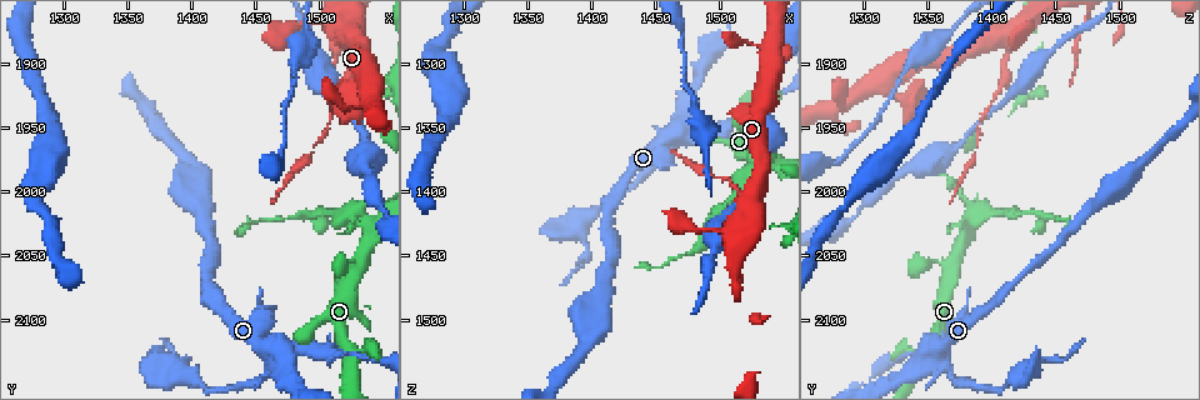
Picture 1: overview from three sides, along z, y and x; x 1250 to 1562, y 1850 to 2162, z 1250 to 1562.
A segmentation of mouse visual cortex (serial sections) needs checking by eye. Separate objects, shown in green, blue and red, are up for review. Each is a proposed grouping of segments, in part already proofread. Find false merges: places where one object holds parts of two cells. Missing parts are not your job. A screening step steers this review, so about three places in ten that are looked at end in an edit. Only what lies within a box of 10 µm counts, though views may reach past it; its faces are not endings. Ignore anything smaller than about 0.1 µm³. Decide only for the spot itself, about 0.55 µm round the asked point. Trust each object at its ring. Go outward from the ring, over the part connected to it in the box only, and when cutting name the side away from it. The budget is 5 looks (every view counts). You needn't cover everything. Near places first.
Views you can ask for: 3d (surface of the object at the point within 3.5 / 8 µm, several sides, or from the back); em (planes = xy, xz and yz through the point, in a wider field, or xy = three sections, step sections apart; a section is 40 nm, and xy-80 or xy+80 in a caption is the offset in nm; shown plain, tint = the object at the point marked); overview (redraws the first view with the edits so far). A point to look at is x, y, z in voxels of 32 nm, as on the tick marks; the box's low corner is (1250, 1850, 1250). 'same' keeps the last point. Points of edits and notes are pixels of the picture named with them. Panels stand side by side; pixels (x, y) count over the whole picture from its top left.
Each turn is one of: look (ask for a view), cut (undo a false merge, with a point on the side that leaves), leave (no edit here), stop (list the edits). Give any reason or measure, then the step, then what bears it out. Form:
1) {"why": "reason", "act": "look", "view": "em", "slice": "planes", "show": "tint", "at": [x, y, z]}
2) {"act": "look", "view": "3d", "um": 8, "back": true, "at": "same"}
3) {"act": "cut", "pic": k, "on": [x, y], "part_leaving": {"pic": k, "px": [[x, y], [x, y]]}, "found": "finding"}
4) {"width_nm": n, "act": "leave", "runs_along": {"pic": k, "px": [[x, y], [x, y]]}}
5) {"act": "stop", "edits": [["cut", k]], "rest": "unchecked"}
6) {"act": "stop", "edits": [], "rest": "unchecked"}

{"act": "look", "view": "em", "slice": "xy", "step": 1, "show": "tint", "at": [1524, 1882, 1410]}

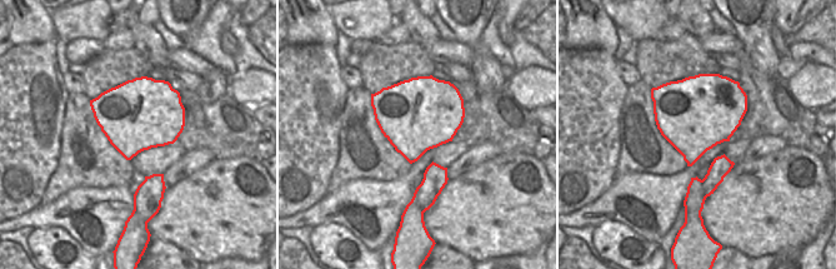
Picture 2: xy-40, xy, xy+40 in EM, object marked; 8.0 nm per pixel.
{"act": "look", "view": "3d", "um": 3.5, "at": "same"}

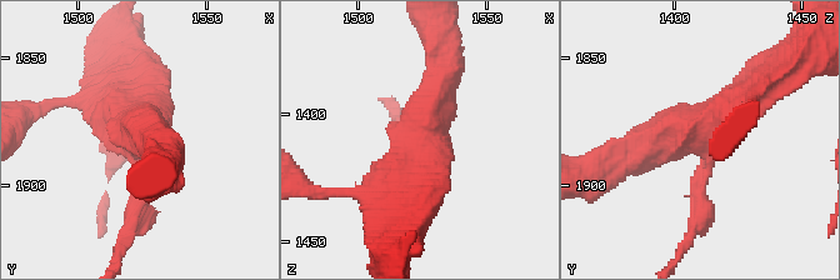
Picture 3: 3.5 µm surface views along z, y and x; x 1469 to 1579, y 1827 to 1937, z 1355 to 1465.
{"arms": 4, "act": "cut", "pic": 3, "on": [144, 206], "part_leaving": {"pic": 3, "px": [[708, 171], [675, 259]]}, "found": "two cells meet here"}

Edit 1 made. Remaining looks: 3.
{"why": "two arms in line, one across", "act": "look", "view": "3d", "um": 8, "back": true, "at": [1542, 2030, 1380]}

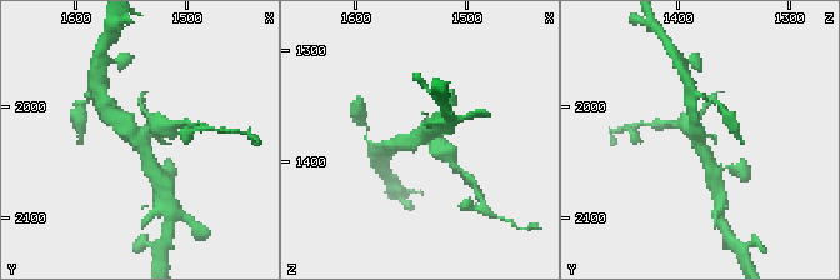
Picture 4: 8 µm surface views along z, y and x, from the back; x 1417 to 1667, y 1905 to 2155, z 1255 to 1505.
{"act": "look", "view": "em", "slice": "planes", "show": "tint", "at": "same"}

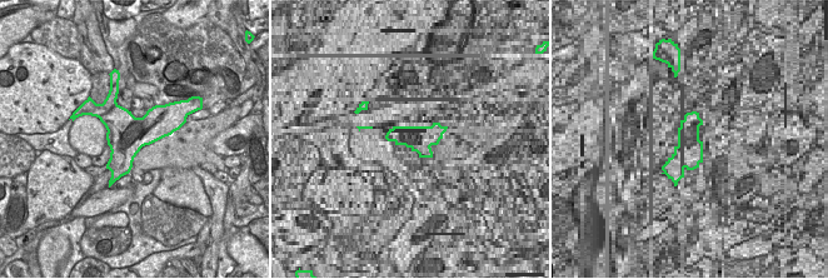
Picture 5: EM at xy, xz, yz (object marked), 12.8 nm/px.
{"act": "cut", "pic": 4, "on": [159, 119], "border": {"pic": 5, "px": [[116, 103], [108, 113], [109, 143]]}, "found": "a second cell is stuck on"}

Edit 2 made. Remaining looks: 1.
{"act": "stop", "edits": [["cut", 3], ["cut", 4]], "rest": "unchecked"}

